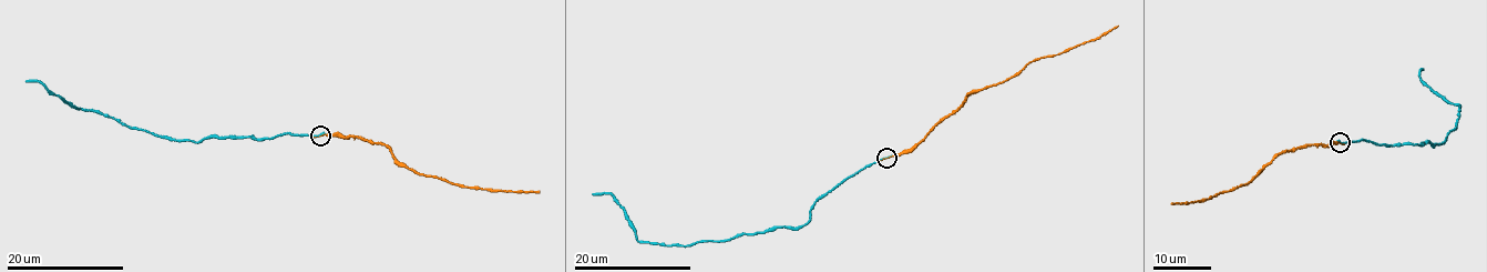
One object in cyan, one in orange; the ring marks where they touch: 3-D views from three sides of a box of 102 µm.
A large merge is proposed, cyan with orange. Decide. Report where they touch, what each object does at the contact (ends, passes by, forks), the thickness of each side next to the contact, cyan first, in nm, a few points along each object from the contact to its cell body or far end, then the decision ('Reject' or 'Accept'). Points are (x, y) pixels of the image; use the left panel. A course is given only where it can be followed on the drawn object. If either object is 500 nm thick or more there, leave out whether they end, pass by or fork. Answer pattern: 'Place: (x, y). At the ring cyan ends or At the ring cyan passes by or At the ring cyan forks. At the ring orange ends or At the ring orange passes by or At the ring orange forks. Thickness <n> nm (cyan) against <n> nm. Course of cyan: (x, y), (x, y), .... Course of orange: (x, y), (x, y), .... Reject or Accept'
Place: (320, 136). At the ring cyan ends. At the ring orange passes by. Thickness 360 nm (cyan) against 80 nm. Course of cyan: (320, 136), (283, 133), (192, 142), (156, 137), (82, 110), (39, 82), (26, 80). Course of orange: (320, 136), (341, 136), (382, 142), (399, 163), (458, 184), (539, 190). Accept

